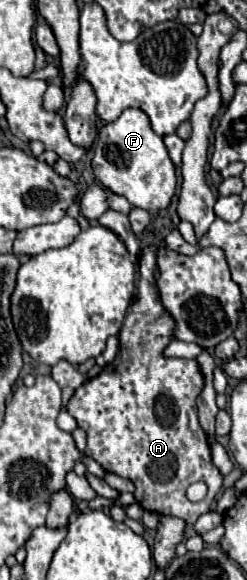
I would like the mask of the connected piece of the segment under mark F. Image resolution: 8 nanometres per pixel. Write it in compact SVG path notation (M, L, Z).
M125 109L117 121L107 123L99 131L91 165L93 165L95 177L101 181L101 185L105 185L107 189L111 189L117 195L123 195L133 207L145 209L147 213L159 213L159 211L167 209L171 203L171 197L175 195L175 189L177 189L177 171L167 153L167 147L165 147L163 139L151 129L149 117L141 109Z

